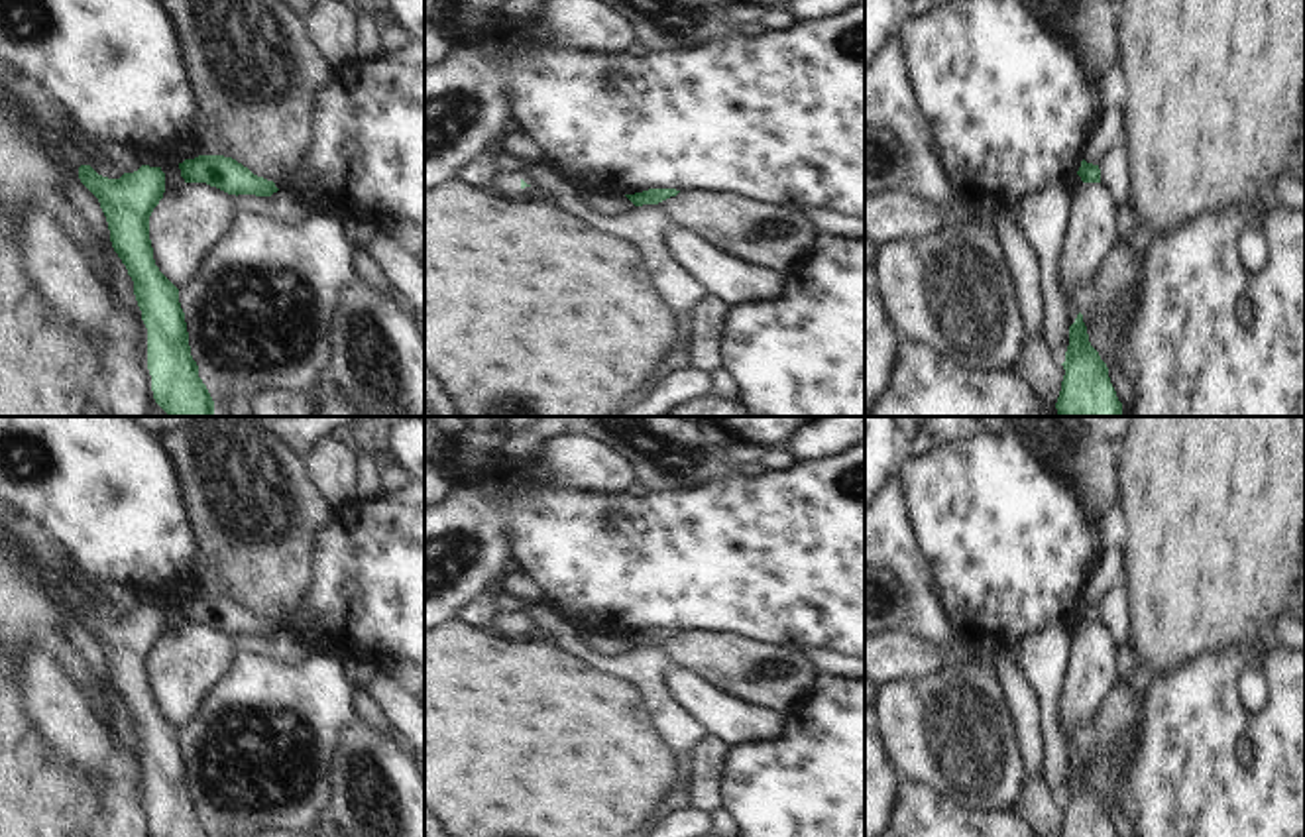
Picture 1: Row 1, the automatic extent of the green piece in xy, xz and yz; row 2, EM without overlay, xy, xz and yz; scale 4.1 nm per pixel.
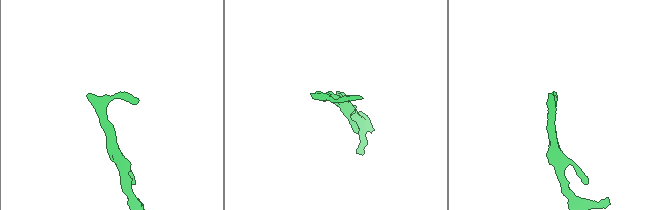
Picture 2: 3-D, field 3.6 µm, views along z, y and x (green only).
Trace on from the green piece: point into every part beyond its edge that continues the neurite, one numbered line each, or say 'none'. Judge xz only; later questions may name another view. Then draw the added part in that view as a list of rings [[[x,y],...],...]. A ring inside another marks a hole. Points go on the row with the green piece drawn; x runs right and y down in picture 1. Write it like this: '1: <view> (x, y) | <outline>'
1: xz (506, 183) | [[[497,173],[493,177],[493,191],[499,195],[519,195],[521,179],[521,173]]]

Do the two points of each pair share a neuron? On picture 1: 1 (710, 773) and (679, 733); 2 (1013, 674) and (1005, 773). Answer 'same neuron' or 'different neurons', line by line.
1: different neurons
2: different neurons

